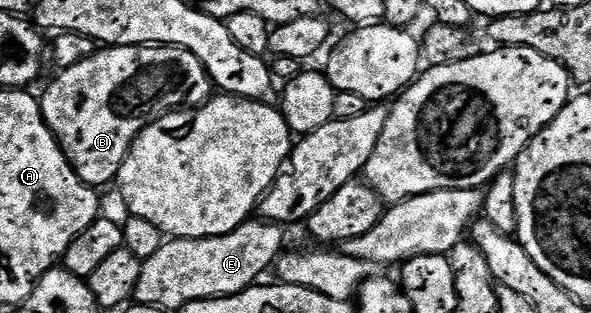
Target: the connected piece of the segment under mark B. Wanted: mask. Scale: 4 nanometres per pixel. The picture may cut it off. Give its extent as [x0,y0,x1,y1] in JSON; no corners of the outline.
[39,45,214,189]

